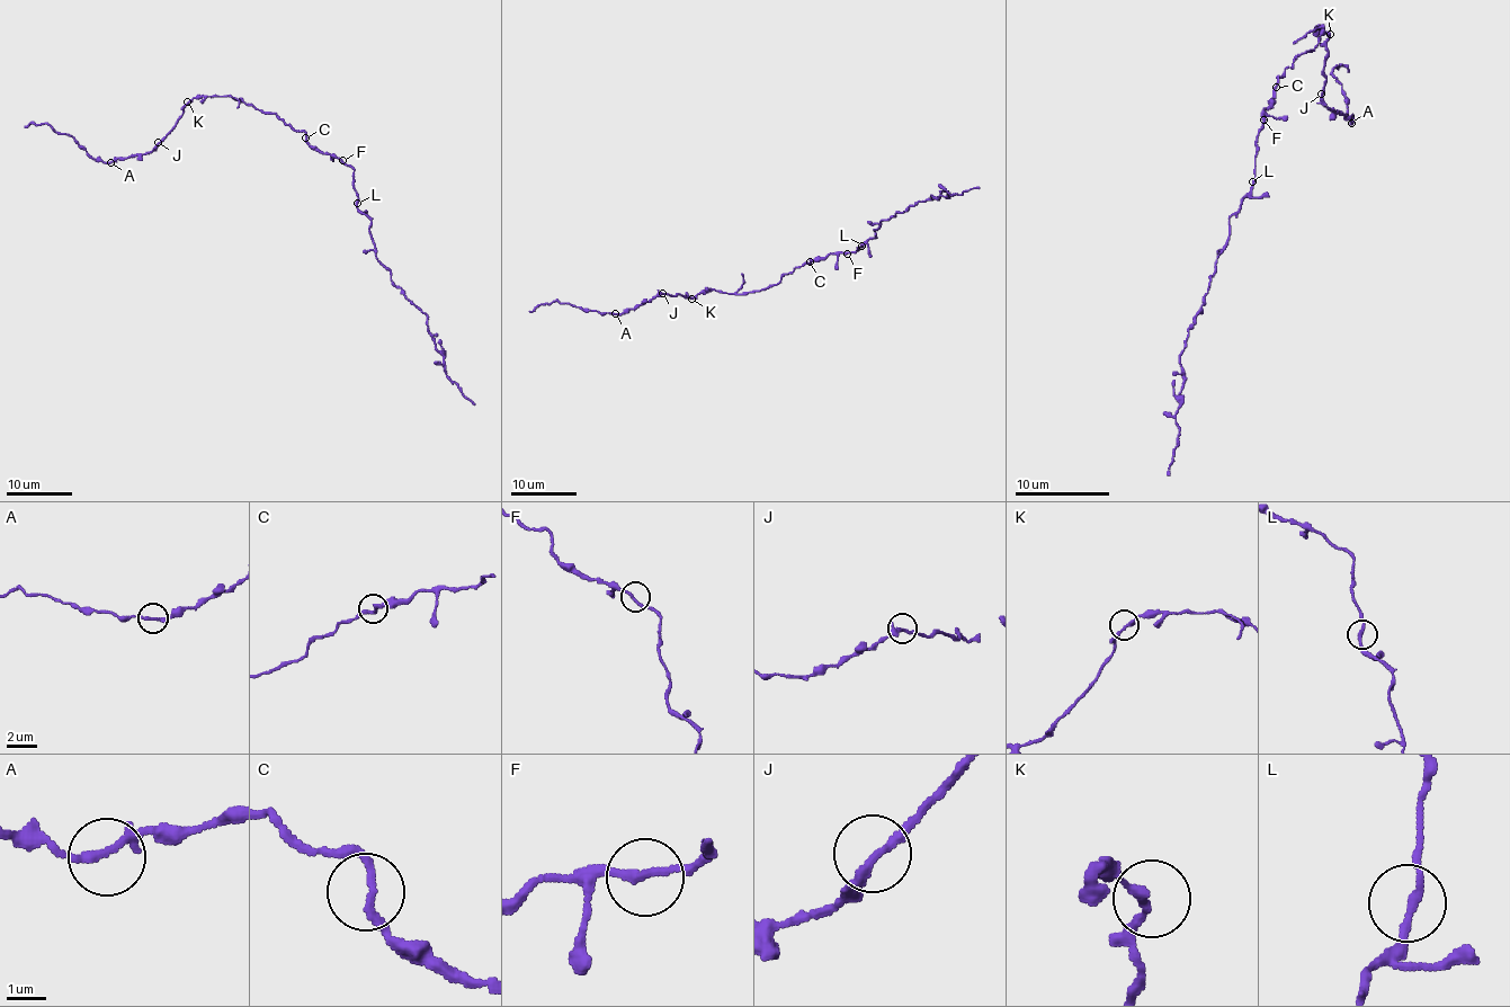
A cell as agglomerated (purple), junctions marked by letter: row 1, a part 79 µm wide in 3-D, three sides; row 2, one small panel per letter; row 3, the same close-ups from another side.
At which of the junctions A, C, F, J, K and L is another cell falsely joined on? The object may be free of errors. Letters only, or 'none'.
none

